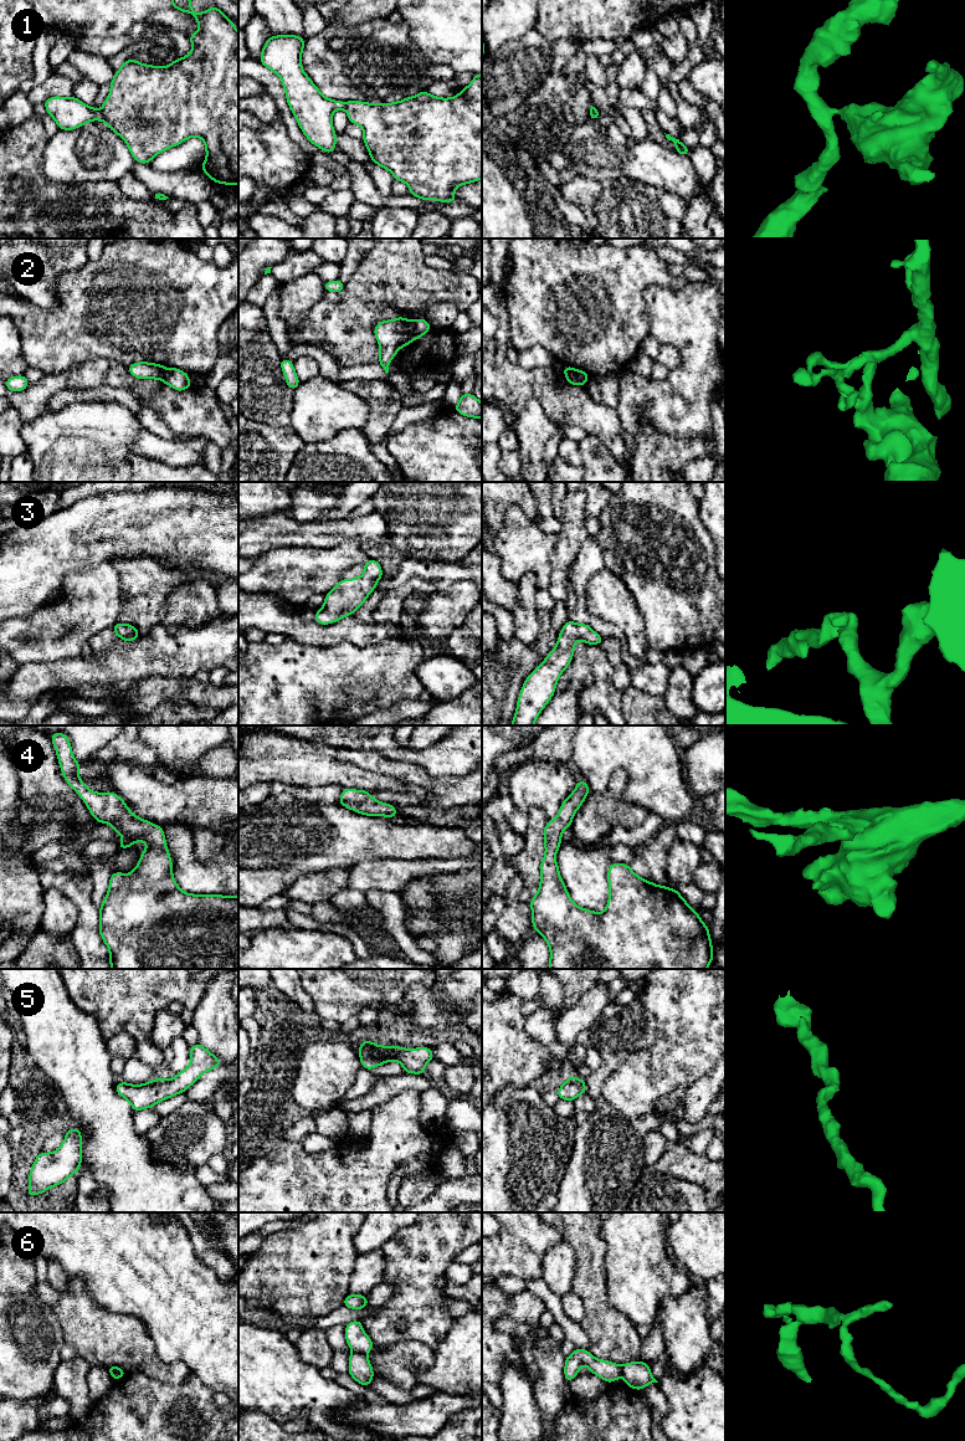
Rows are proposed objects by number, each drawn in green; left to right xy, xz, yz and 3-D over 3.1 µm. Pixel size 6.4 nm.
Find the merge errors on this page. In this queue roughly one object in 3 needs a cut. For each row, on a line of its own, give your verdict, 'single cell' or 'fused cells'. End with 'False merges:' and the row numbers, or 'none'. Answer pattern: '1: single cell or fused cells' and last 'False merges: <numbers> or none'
1: fused cells
2: fused cells
3: single cell
4: single cell
5: single cell
6: fused cells
False merges: 1, 2, 6

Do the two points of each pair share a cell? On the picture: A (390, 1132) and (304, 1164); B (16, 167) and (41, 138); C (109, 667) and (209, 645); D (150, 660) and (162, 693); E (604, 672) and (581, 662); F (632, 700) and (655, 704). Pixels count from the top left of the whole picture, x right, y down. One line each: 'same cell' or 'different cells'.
A: same cell
B: same cell
C: same cell
D: different cells
E: different cells
F: same cell

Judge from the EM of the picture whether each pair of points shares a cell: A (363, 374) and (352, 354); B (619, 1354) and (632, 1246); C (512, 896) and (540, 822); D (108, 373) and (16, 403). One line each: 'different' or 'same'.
A: different
B: different
C: different
D: same

